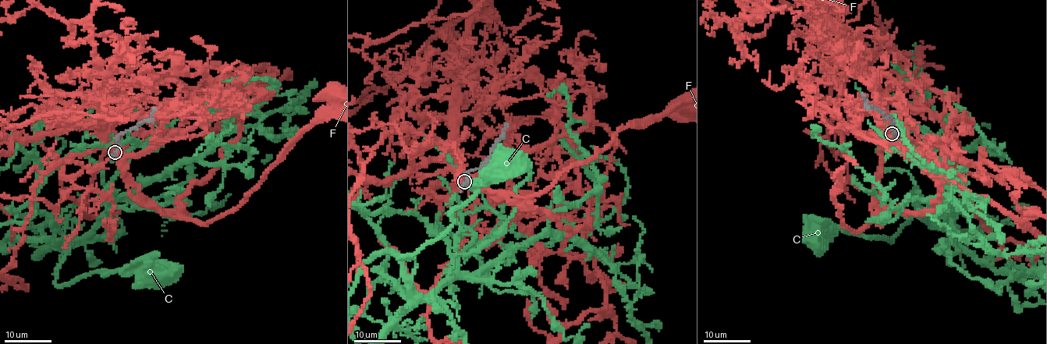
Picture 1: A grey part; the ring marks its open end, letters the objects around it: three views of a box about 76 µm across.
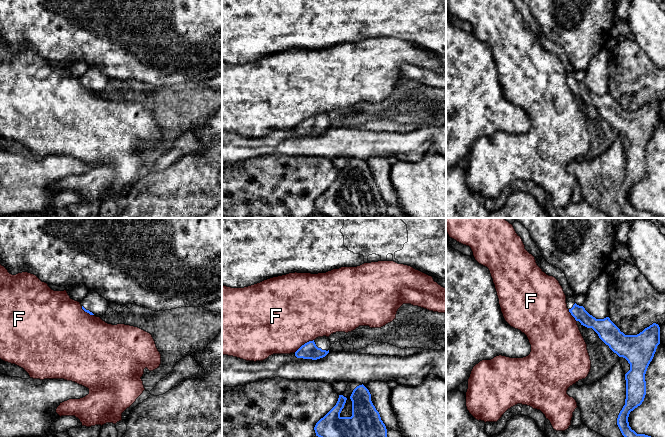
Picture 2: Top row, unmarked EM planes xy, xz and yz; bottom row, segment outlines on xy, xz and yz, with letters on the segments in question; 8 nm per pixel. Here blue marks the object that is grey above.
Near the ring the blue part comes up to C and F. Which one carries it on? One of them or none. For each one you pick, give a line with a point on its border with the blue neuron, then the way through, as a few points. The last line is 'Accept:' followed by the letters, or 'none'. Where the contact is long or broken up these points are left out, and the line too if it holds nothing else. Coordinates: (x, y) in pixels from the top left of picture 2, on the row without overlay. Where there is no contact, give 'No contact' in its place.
Accept: none

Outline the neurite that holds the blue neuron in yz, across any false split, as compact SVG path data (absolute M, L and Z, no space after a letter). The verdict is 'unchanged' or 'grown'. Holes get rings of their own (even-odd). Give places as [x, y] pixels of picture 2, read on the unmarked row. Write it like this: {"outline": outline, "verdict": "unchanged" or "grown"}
{"outline": "M566 72L566 79L576 97L592 104L614 129L625 134L630 140L630 146L625 150L625 181L617 194L622 211L632 218L661 218L654 213L637 210L628 198L630 188L642 180L646 171L645 150L660 120L659 101L653 99L637 111L625 111L609 93L596 95L590 91L583 82L575 79L573 72Z", "verdict": "grown"}

